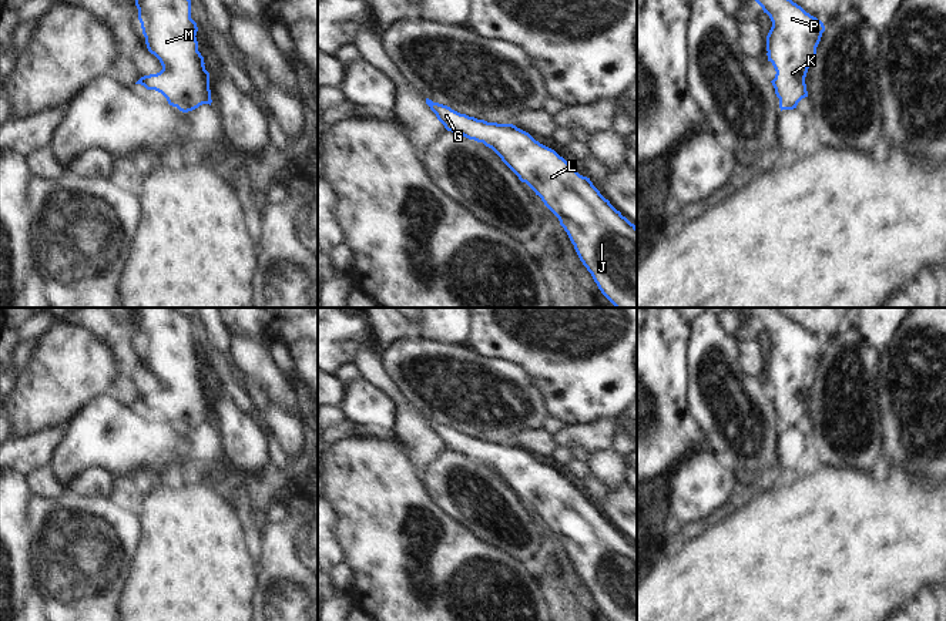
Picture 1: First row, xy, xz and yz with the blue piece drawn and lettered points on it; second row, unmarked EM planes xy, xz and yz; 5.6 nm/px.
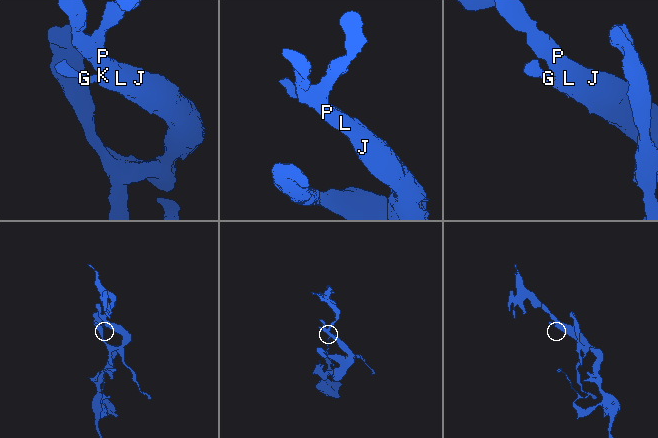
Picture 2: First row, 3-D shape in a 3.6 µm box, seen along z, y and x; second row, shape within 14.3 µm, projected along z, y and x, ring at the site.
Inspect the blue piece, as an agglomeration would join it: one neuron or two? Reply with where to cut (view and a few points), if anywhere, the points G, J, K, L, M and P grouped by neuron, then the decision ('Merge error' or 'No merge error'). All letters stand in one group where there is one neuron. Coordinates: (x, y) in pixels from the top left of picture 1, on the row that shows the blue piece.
No split. Groups: G J K L M P. No merge error

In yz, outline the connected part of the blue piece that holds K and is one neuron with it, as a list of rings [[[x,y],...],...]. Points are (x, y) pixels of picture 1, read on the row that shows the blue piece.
[[[755,0],[772,21],[766,36],[766,56],[776,74],[771,81],[775,94],[779,98],[779,108],[794,110],[798,103],[808,97],[805,77],[809,68],[809,60],[816,56],[816,47],[821,41],[825,26],[821,20],[806,13],[792,0]]]

